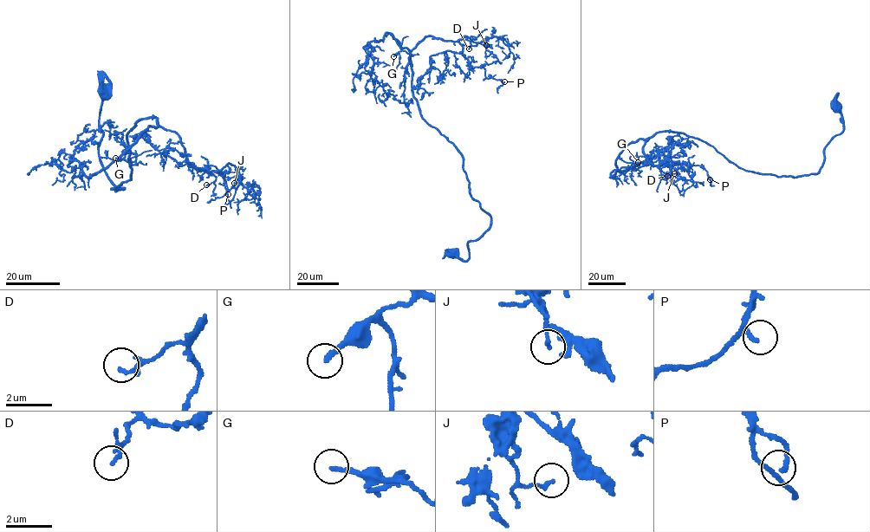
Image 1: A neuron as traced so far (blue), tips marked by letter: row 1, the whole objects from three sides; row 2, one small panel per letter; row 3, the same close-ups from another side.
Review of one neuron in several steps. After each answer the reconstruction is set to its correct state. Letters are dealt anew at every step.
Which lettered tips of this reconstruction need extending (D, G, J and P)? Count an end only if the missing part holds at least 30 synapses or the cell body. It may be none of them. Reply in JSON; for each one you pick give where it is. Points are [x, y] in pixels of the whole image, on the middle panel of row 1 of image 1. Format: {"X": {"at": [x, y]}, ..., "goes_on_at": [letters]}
{"G": {"at": [393, 56]}, "goes_on_at": ["G"]}

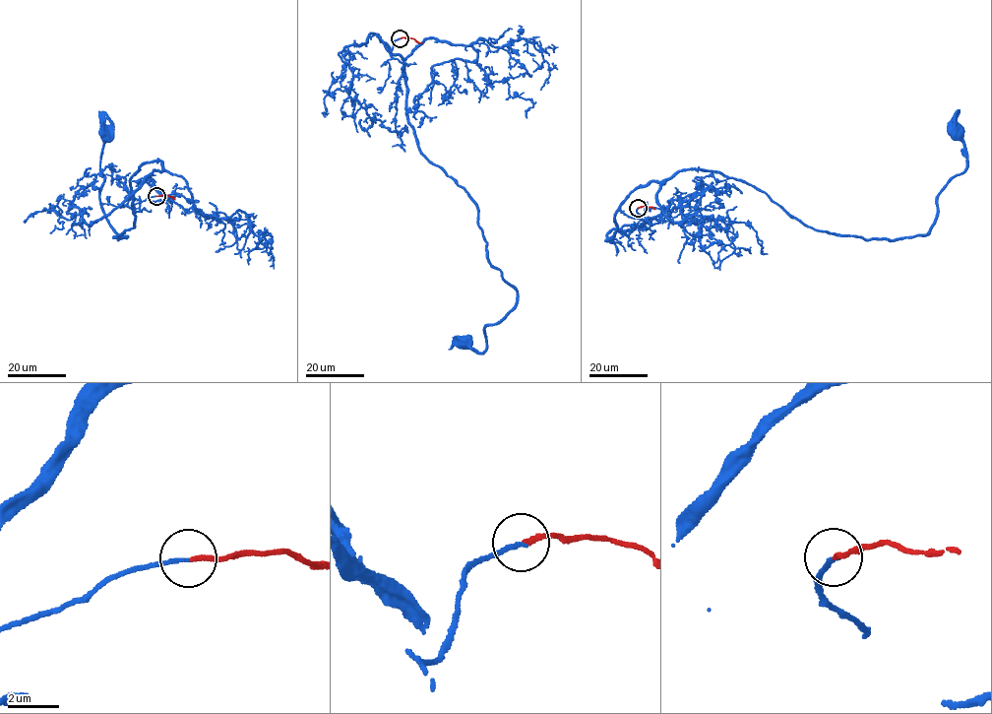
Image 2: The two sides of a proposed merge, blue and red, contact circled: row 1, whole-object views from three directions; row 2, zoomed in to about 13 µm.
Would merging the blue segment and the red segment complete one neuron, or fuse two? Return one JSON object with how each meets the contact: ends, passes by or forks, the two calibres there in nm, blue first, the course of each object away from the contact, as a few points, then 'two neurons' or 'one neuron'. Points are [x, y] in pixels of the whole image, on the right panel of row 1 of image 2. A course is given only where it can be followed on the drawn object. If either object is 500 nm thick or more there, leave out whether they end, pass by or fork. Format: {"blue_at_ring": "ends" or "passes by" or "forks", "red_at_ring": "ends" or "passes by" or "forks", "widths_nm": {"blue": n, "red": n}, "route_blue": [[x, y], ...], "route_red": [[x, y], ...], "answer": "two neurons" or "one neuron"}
{"blue_at_ring": "ends", "red_at_ring": "ends", "widths_nm": {"blue": 150, "red": 190}, "route_blue": [[638, 208], [620, 207], [705, 169], [819, 230], [927, 234], [966, 165], [956, 134]], "route_red": [[638, 208], [654, 209]], "answer": "one neuron"}

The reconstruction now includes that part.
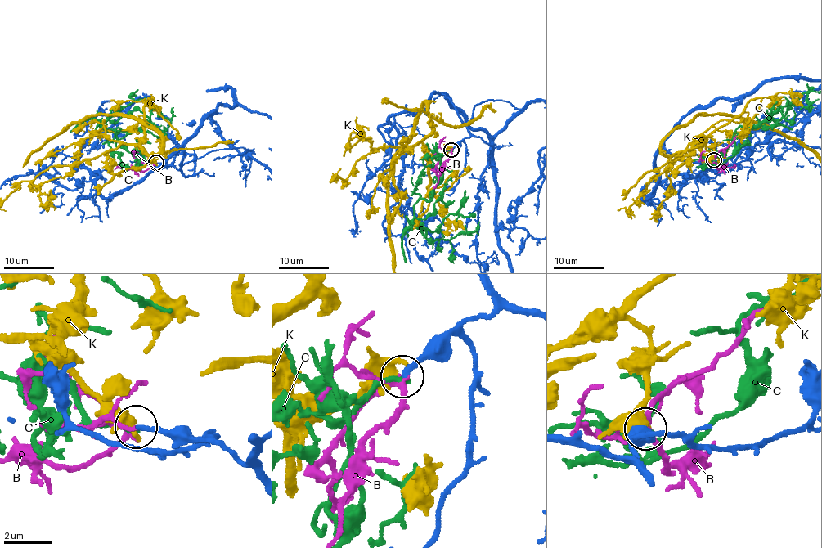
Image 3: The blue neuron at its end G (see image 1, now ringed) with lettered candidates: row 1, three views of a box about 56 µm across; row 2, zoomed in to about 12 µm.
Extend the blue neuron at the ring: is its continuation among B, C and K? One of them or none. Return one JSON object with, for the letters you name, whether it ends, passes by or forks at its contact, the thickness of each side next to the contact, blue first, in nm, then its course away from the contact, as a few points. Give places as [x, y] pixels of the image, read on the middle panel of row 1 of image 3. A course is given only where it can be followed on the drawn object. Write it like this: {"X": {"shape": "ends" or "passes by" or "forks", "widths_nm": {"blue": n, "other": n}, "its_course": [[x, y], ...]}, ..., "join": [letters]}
{"B": {"shape": "forks", "widths_nm": {"blue": 200, "other": 170}, "its_course": [[450, 150], [451, 153], [443, 163], [443, 172], [433, 189]]}, "join": ["B"]}

